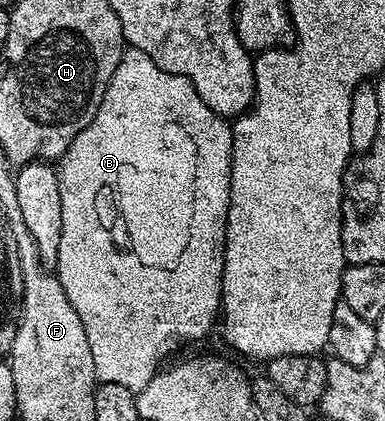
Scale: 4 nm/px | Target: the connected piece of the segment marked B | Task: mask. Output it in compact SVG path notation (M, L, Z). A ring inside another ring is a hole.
M128 47L123 53L121 62L117 66L117 70L111 76L109 86L103 95L101 106L97 110L97 114L93 118L93 122L89 122L89 126L85 126L85 130L81 130L81 134L77 134L77 138L73 138L73 142L68 146L67 153L61 157L61 165L58 169L59 189L61 190L61 242L59 243L59 263L57 265L57 275L61 286L65 290L67 300L73 306L73 310L77 310L77 318L81 318L81 326L85 326L85 338L89 338L89 350L93 350L93 366L95 367L96 377L105 384L120 384L126 388L138 385L140 382L146 382L155 377L155 373L160 371L163 359L170 352L175 352L182 346L186 340L199 340L211 327L216 327L217 321L221 316L221 305L223 302L223 258L222 251L227 242L227 207L231 204L231 155L233 154L233 128L224 117L217 115L213 110L209 110L209 106L205 106L205 102L195 92L195 88L186 80L184 76L178 76L172 72L161 70L161 66L157 66L157 62L153 62L153 58L149 58L141 50Z

